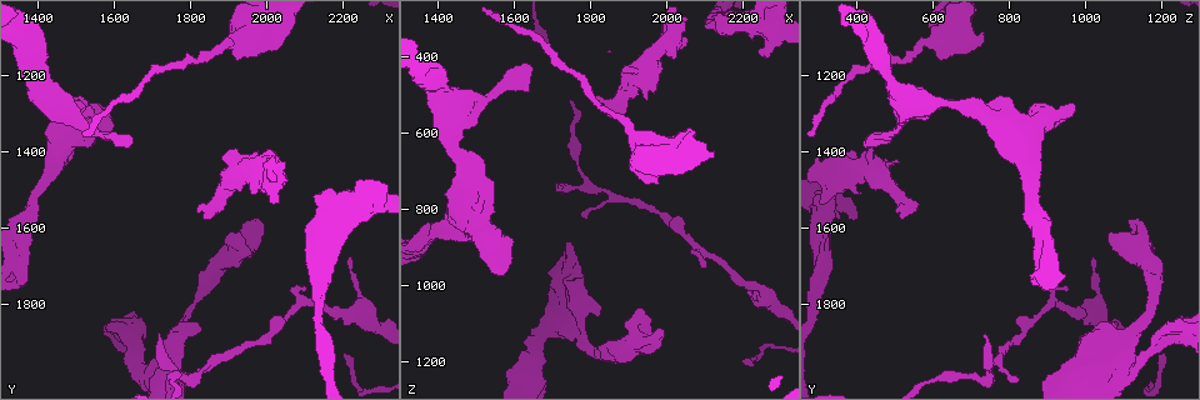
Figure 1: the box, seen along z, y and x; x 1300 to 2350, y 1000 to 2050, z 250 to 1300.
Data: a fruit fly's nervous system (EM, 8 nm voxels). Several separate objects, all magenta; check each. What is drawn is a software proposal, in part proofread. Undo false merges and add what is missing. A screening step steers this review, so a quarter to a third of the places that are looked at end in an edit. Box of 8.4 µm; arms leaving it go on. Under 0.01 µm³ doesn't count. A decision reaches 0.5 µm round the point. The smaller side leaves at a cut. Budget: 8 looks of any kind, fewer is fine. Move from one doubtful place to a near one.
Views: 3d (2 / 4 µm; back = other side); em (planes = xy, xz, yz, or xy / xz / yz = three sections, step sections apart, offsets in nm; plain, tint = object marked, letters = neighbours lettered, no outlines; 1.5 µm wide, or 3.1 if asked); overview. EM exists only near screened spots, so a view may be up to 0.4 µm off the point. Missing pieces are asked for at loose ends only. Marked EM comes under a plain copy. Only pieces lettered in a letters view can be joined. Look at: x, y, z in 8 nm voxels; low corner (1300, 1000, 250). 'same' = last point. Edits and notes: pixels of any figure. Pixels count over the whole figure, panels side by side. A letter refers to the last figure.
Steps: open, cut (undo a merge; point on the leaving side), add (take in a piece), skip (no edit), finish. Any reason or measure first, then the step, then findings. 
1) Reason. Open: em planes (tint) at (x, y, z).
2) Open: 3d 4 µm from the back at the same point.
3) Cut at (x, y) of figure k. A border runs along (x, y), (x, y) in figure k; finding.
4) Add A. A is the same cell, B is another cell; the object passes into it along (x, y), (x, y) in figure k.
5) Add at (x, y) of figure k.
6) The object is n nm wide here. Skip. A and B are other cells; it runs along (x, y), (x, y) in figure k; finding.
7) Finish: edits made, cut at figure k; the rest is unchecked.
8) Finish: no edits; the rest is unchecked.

Branch stops here. Open: em planes (letters) at (1650, 1380, 425).

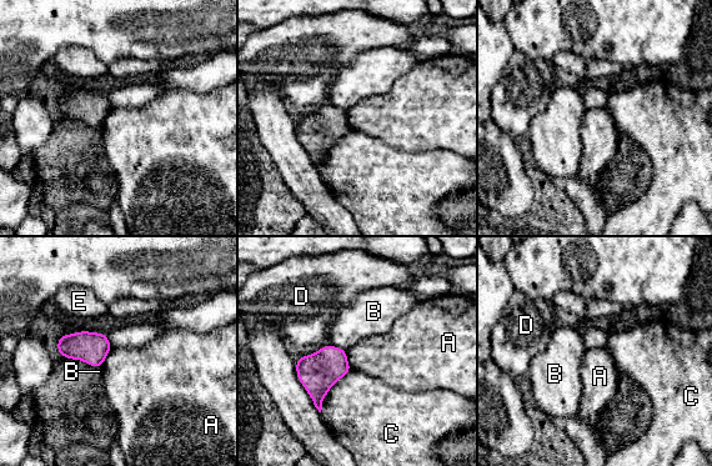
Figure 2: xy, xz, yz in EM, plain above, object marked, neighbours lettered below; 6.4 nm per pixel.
The longest contact is with C, 340 nm. Skip. A, B, C, D and E are other cells; no lettered piece goes on from it.

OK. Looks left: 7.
Branch point. Open: em planes (letters) at (1965, 1440, 385).

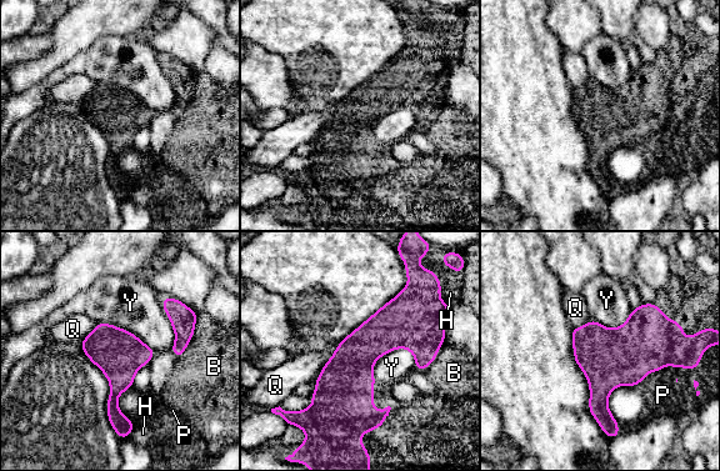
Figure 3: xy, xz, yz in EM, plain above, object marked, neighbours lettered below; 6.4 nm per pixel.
Skip. B, H, P, Q and Y are other cells; a border runs along (414, 355), (384, 354), (376, 380) in figure 3; one neuron here.

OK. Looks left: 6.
Calibre changes. Open: em planes (tint) at (1890, 1115, 570).

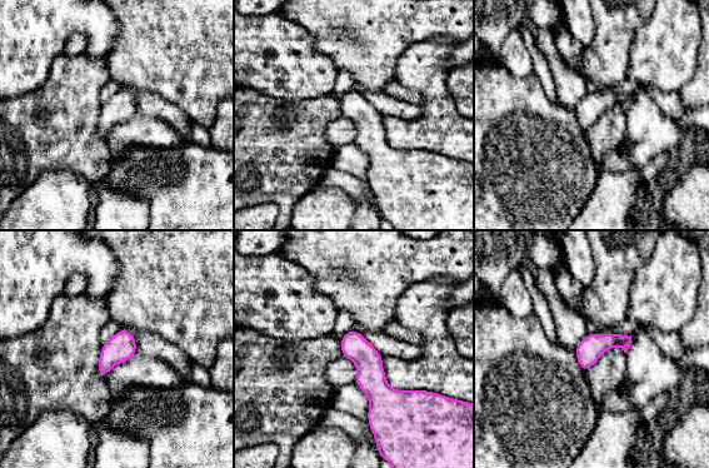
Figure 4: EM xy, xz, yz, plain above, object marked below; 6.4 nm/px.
Open: em planes (letters) at the same point.

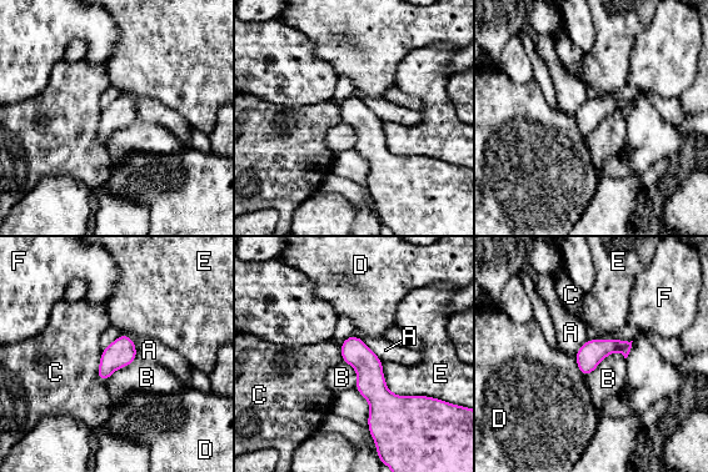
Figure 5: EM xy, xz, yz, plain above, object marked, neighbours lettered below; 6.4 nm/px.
The object is 160 nm wide here. Skip. A, B, C, D, E and F are other cells; a border runs along (626, 357), (614, 351), (586, 377) in figure 5; continuous, no second neuron.

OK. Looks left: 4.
Finish: no edits; the rest is unchecked.

